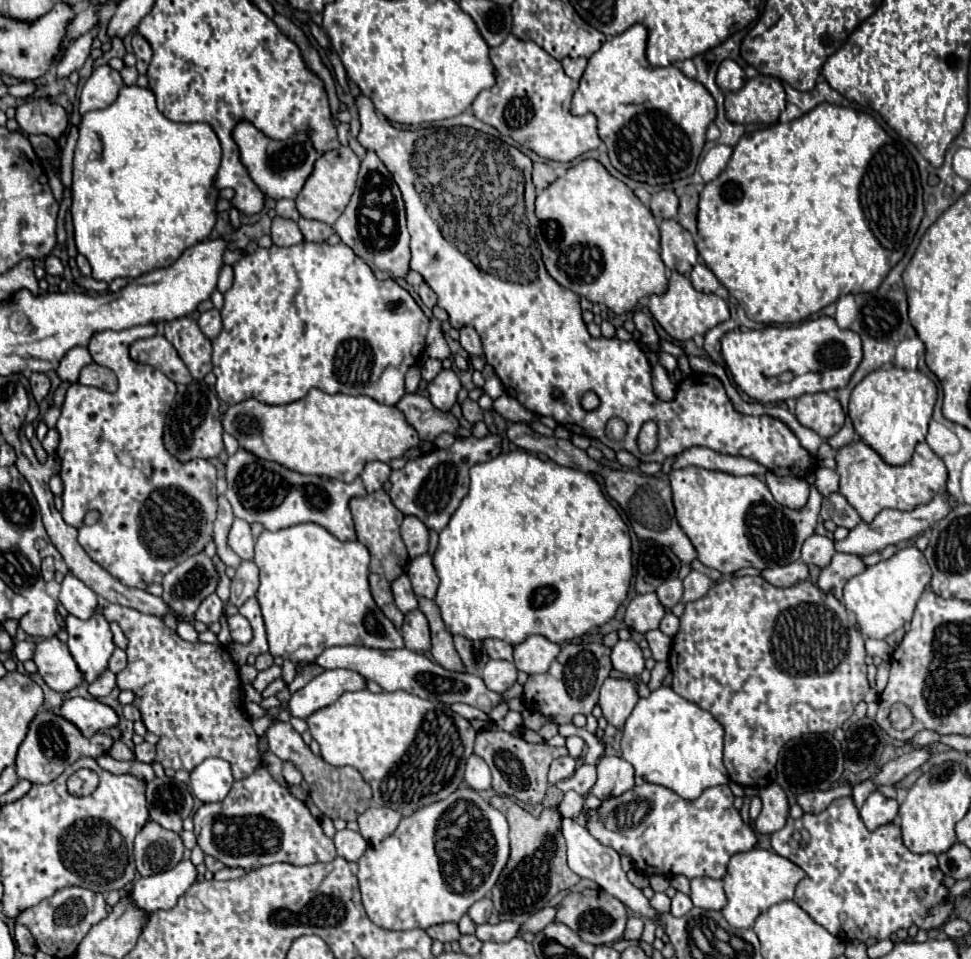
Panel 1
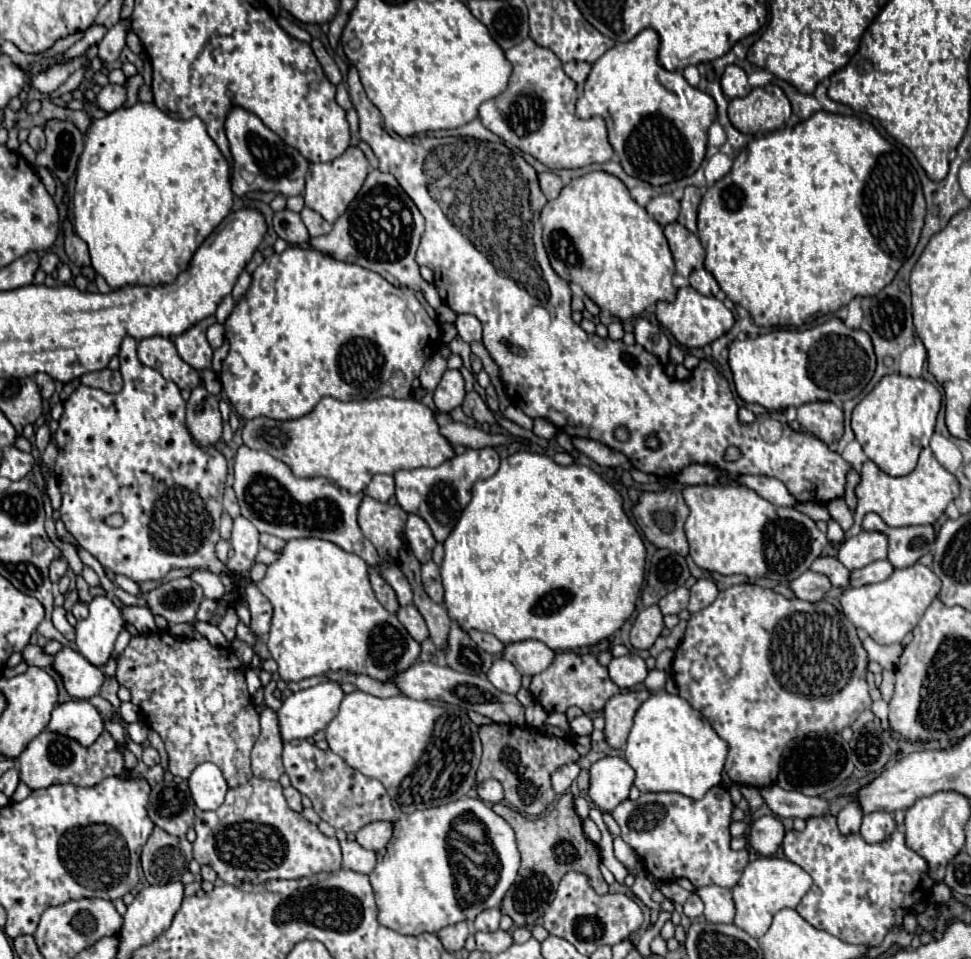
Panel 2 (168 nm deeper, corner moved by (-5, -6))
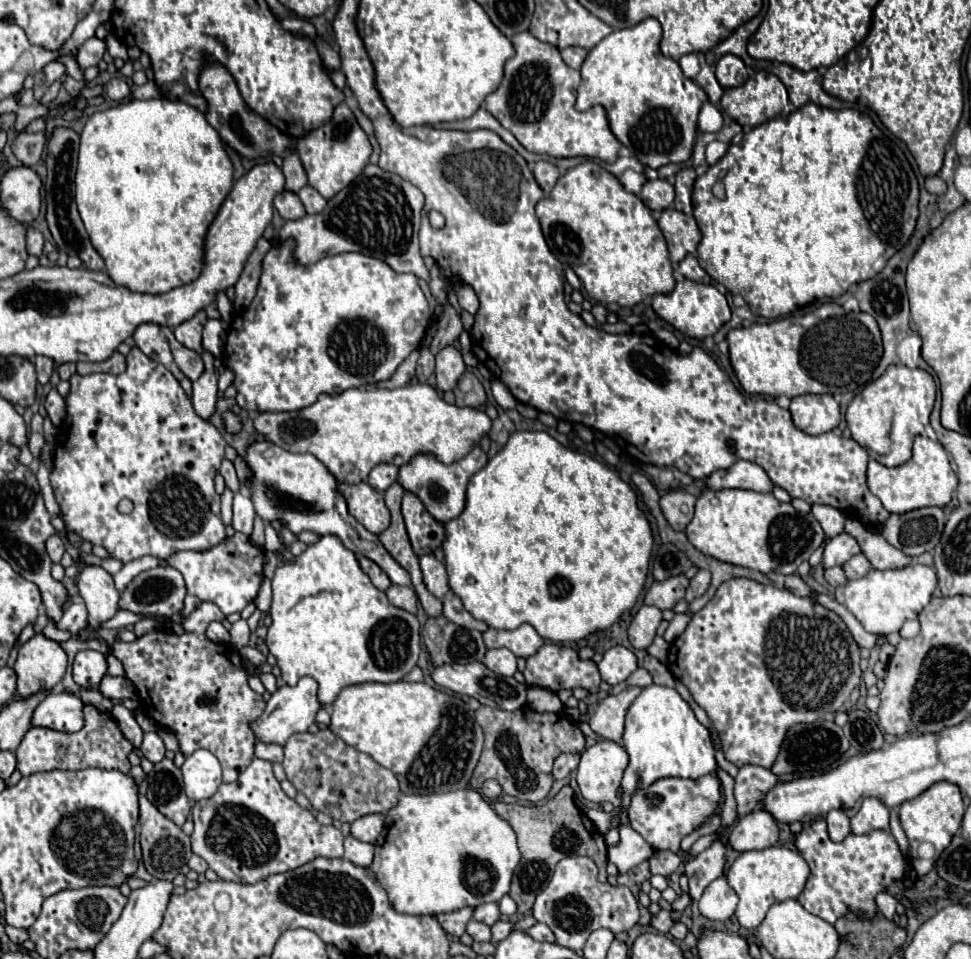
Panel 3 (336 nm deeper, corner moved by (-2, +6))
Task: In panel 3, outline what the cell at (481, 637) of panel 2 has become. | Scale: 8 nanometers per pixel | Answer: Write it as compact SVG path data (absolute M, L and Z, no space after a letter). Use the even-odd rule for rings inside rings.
M449 593L449 595L443 597L443 615L445 615L449 621L453 621L453 623L463 625L465 629L477 629L477 631L481 631L481 633L485 633L485 631L489 629L487 623L477 621L473 615L469 615L469 613L463 609L461 599L459 599L457 595L453 595L453 593Z

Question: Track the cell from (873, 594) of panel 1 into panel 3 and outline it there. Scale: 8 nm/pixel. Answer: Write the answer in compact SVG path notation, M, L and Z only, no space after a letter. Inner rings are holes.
M913 561L901 569L889 571L871 569L865 577L839 585L835 589L835 599L841 605L845 605L869 633L889 635L893 631L899 631L903 621L917 619L919 611L929 603L935 587L937 587L935 569Z

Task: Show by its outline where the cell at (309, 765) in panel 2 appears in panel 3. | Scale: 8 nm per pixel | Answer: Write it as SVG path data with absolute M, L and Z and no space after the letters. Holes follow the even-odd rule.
M329 729L291 735L285 743L283 767L287 779L317 811L323 811L341 823L353 823L369 813L387 813L397 805L401 795L399 783L389 769L377 765L369 755L349 747Z

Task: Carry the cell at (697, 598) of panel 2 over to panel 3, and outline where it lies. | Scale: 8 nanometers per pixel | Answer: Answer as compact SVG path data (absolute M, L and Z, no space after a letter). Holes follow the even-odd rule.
M699 569L697 575L695 575L695 577L691 579L691 583L689 583L689 589L687 589L685 601L691 603L695 597L701 597L701 595L707 591L709 583L711 583L711 573L709 573L707 569Z

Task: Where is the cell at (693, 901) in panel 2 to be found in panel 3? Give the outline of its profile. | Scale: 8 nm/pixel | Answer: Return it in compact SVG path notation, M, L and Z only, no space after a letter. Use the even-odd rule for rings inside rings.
M715 841L709 849L699 853L693 861L685 863L685 873L689 877L689 895L693 901L699 901L705 887L721 877L725 871L725 843Z

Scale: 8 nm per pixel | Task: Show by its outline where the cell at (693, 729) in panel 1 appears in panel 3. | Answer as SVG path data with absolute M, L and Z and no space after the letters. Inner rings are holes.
M649 685L639 693L627 711L623 741L629 753L629 765L621 783L623 801L629 801L637 789L649 787L657 779L699 779L717 767L709 729L697 721L691 705L673 687Z

